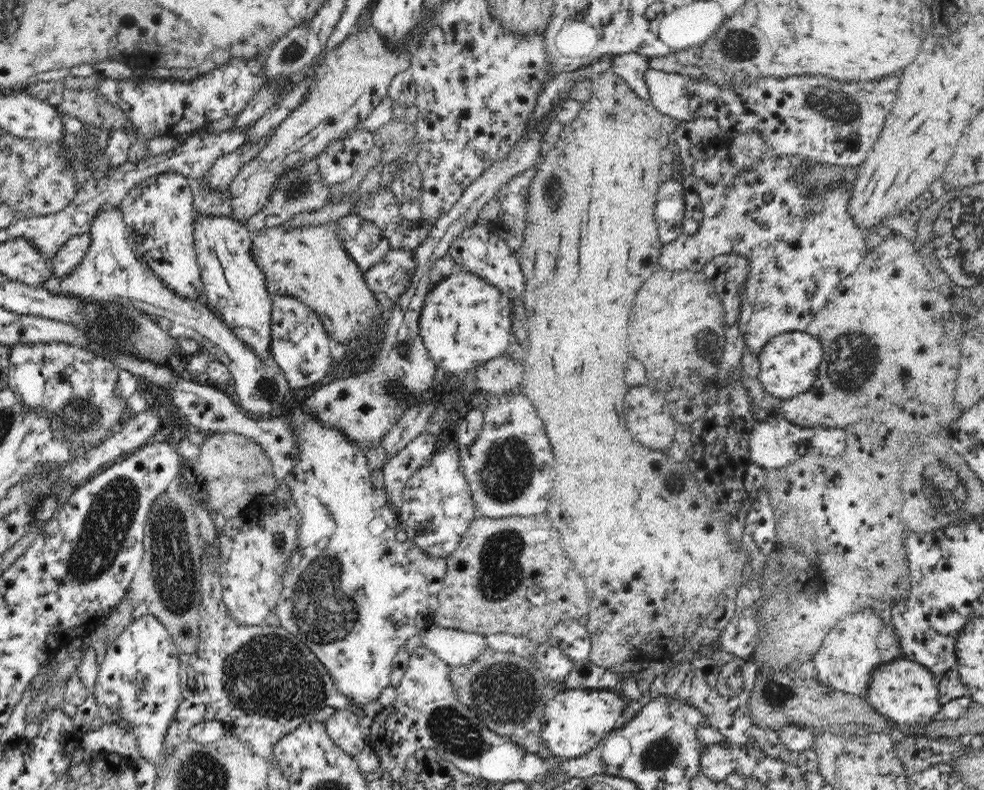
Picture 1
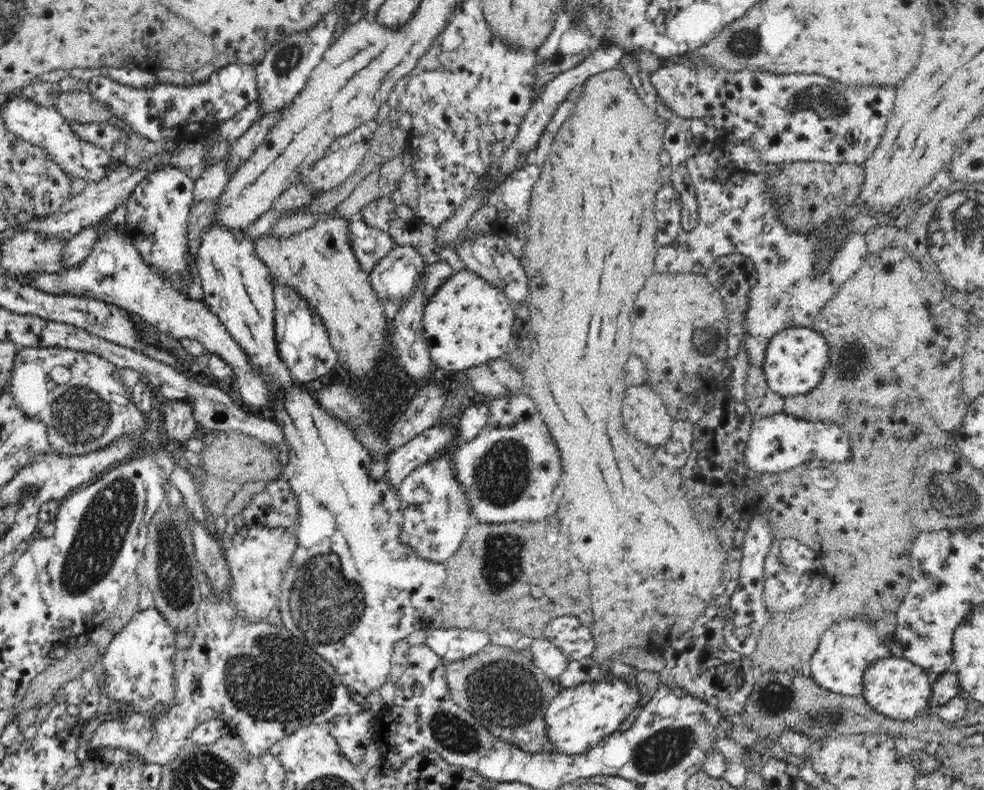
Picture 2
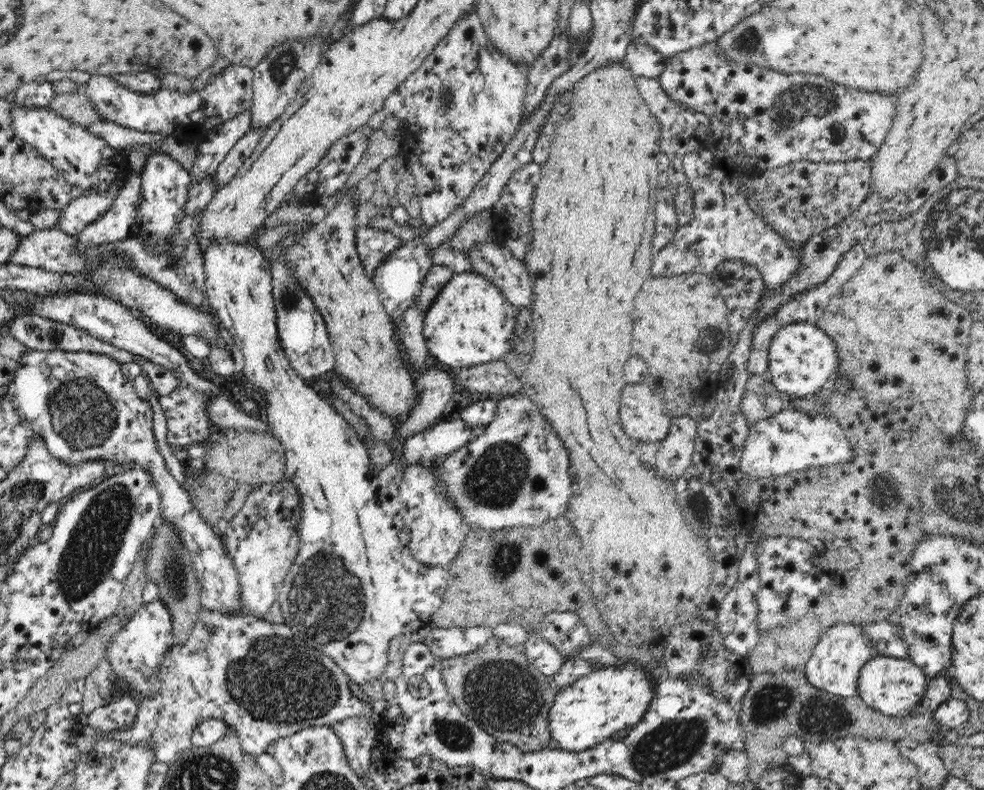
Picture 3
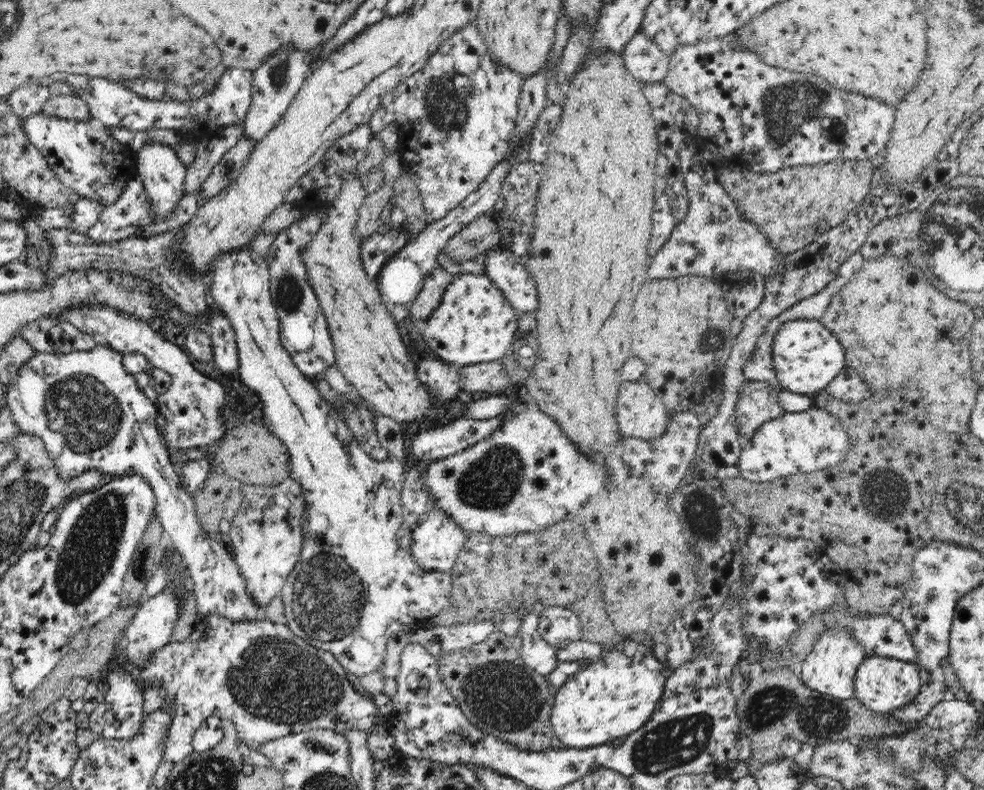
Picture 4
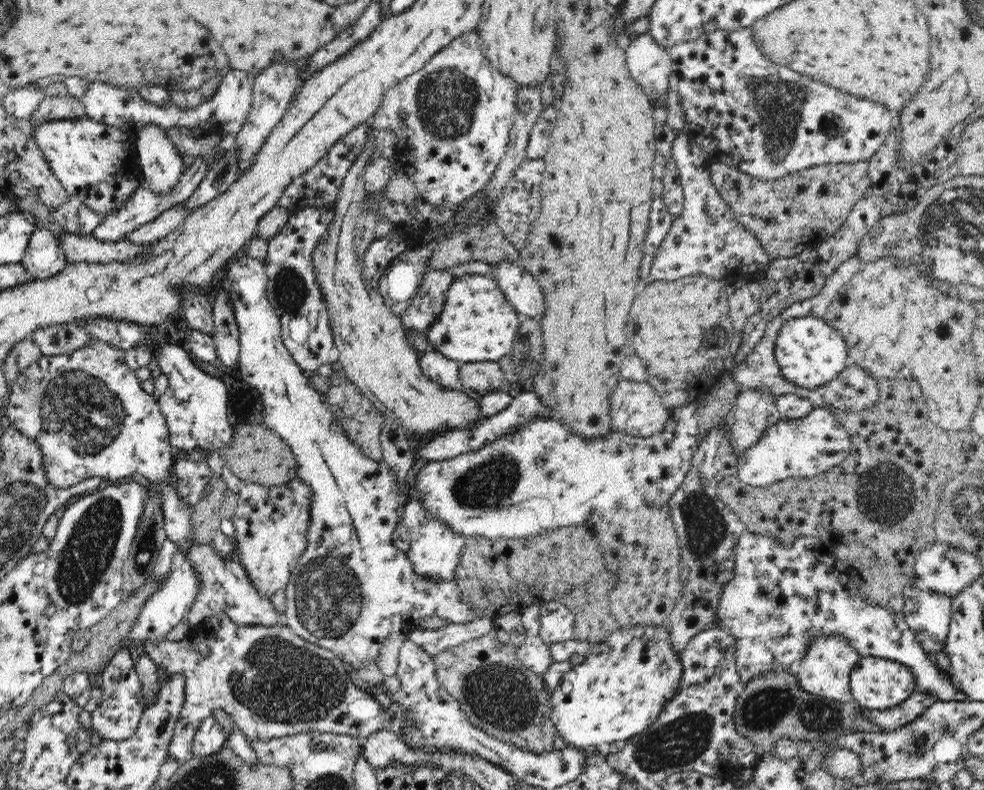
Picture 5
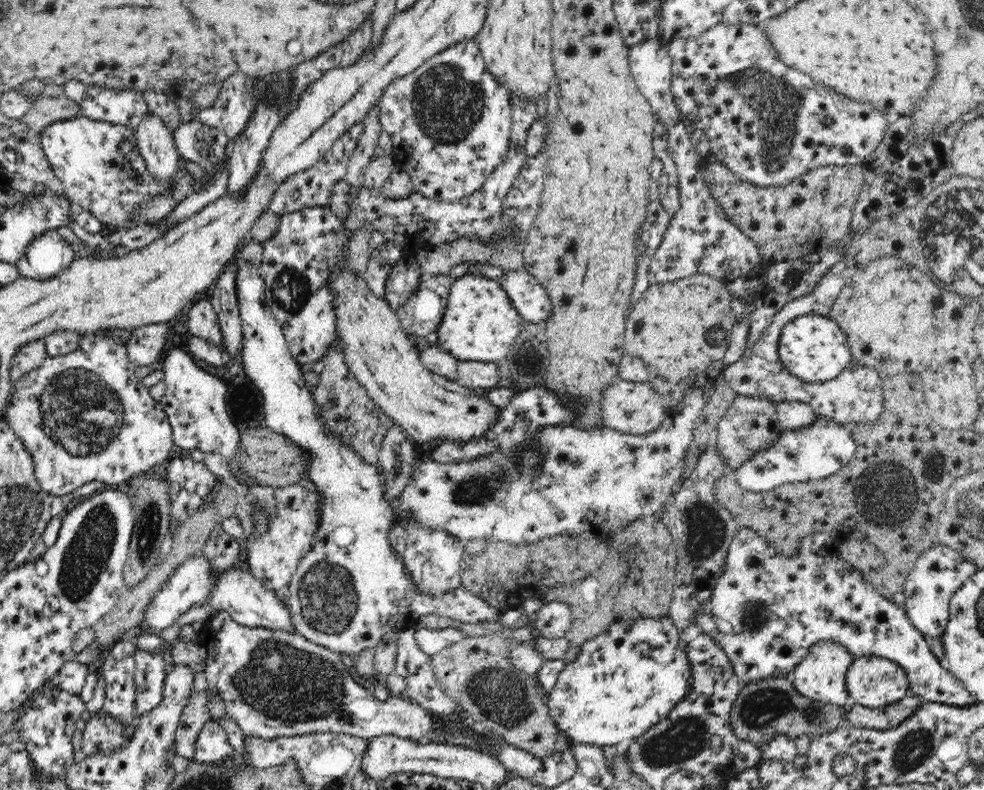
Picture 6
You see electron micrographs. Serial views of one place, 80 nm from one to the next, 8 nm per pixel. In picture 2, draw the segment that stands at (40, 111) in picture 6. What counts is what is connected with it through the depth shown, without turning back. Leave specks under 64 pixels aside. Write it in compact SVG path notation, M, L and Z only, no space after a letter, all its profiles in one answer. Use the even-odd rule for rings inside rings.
M87 89L61 92L54 107L69 122L105 124L109 120L110 110Z

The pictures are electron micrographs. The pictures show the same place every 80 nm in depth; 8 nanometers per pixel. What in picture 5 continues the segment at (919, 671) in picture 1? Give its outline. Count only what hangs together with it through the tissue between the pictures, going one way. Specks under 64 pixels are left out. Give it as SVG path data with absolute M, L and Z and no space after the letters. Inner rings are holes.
M862 657L850 675L854 702L867 711L886 711L903 704L918 690L912 669L905 664L878 657Z

